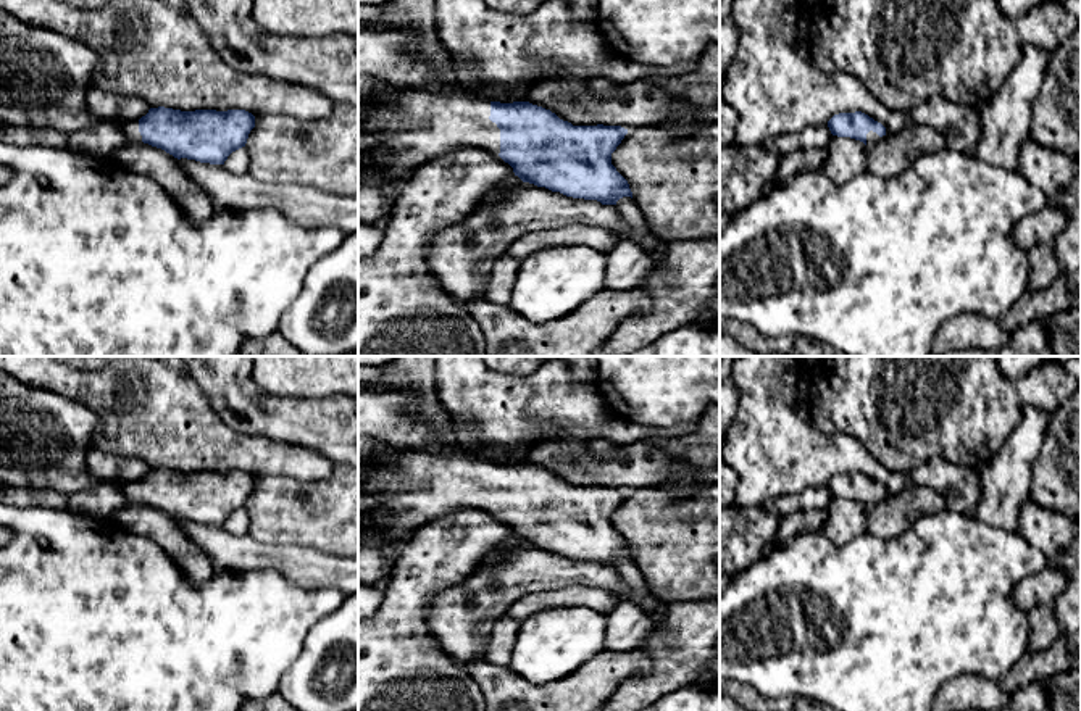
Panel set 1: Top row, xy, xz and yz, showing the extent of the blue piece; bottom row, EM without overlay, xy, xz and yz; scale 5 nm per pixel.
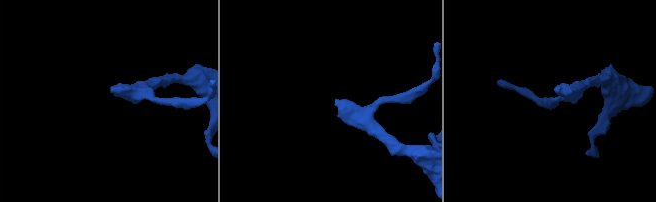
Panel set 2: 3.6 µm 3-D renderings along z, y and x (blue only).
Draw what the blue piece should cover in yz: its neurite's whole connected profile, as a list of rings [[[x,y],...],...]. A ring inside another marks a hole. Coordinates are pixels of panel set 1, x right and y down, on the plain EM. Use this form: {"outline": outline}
{"outline": [[[862,472],[834,476],[828,489],[833,497],[850,498],[868,508],[886,497],[886,489]]]}

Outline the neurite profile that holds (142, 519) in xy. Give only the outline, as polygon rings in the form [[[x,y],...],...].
[[[126,505],[115,513],[115,521],[126,530],[158,543],[194,582],[215,576],[210,556],[181,529],[177,519],[148,505]]]

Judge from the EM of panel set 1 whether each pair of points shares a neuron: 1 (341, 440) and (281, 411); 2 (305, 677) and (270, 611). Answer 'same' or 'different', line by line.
1: same
2: different

